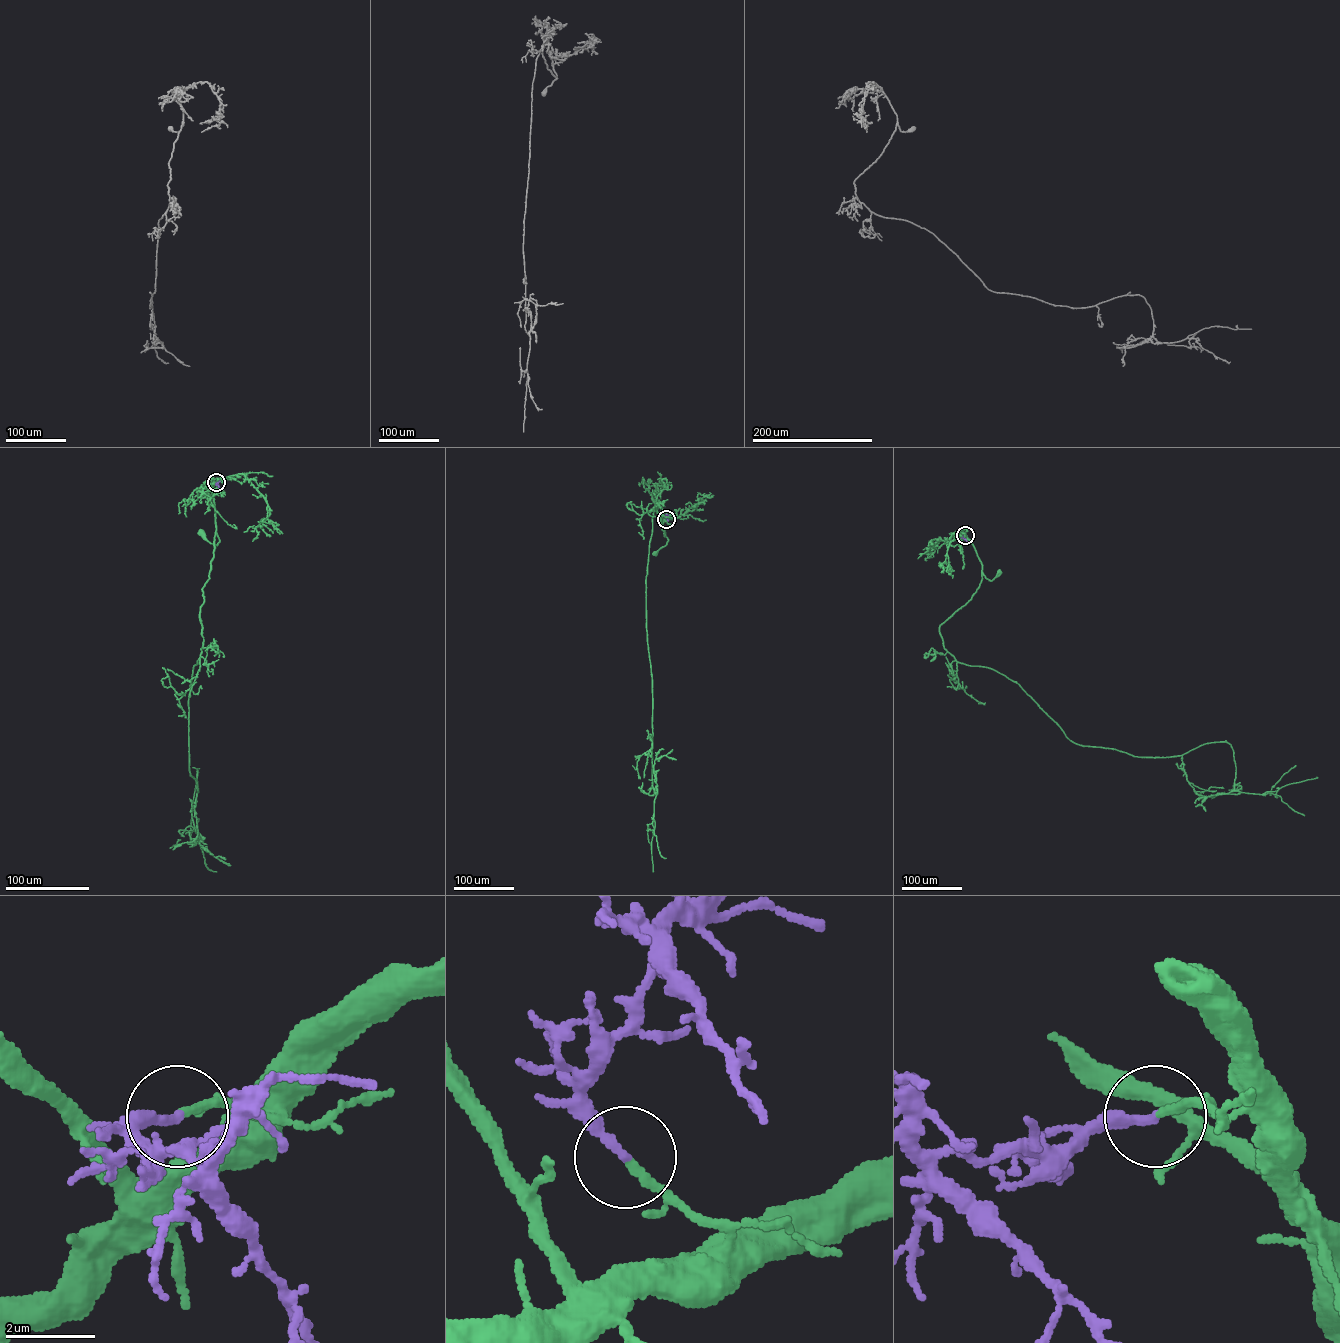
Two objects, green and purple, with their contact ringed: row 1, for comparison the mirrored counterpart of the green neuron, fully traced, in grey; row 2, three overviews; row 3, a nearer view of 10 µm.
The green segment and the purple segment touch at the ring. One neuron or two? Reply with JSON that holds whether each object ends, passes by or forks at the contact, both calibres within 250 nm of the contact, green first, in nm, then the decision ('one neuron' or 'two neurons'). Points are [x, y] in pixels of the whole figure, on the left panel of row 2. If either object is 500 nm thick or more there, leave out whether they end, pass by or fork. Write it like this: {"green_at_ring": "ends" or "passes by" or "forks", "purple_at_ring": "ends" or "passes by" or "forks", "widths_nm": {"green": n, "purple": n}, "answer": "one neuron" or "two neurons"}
{"green_at_ring": "ends", "purple_at_ring": "ends", "widths_nm": {"green": 180, "purple": 200}, "answer": "one neuron"}

